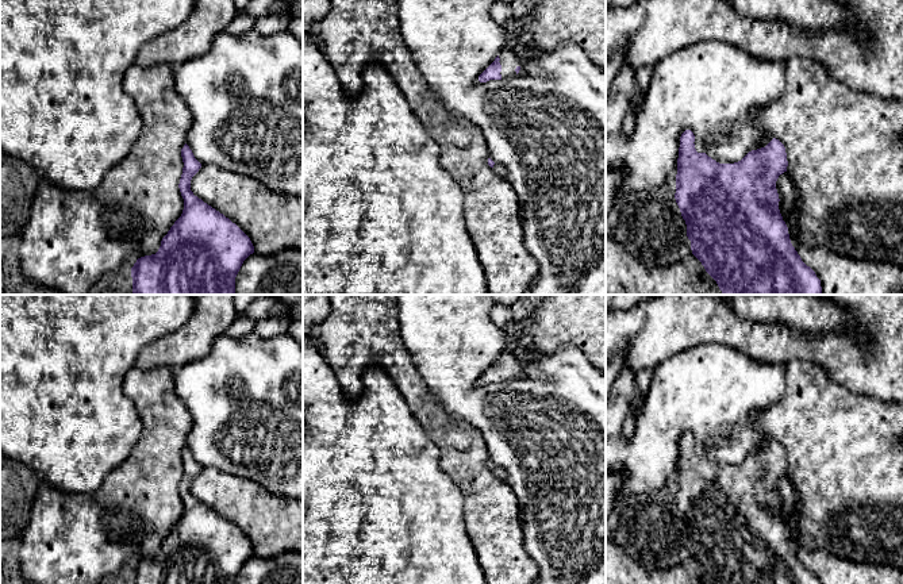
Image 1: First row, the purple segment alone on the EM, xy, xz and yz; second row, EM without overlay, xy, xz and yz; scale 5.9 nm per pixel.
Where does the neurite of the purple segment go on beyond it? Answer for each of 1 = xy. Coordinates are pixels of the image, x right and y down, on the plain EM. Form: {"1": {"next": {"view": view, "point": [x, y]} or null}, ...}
{"1": {"next": null}}

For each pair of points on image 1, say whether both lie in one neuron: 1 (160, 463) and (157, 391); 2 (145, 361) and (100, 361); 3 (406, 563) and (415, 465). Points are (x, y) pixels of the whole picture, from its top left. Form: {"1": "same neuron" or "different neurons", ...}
{"1": "same neuron", "2": "different neurons", "3": "same neuron"}

